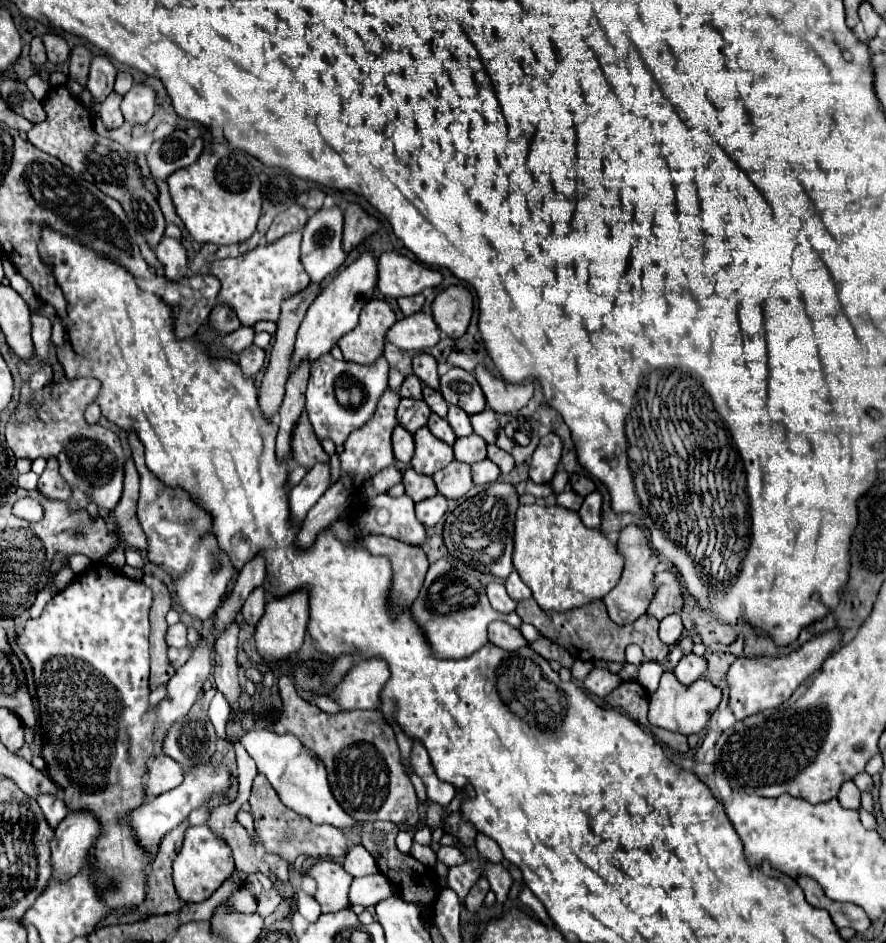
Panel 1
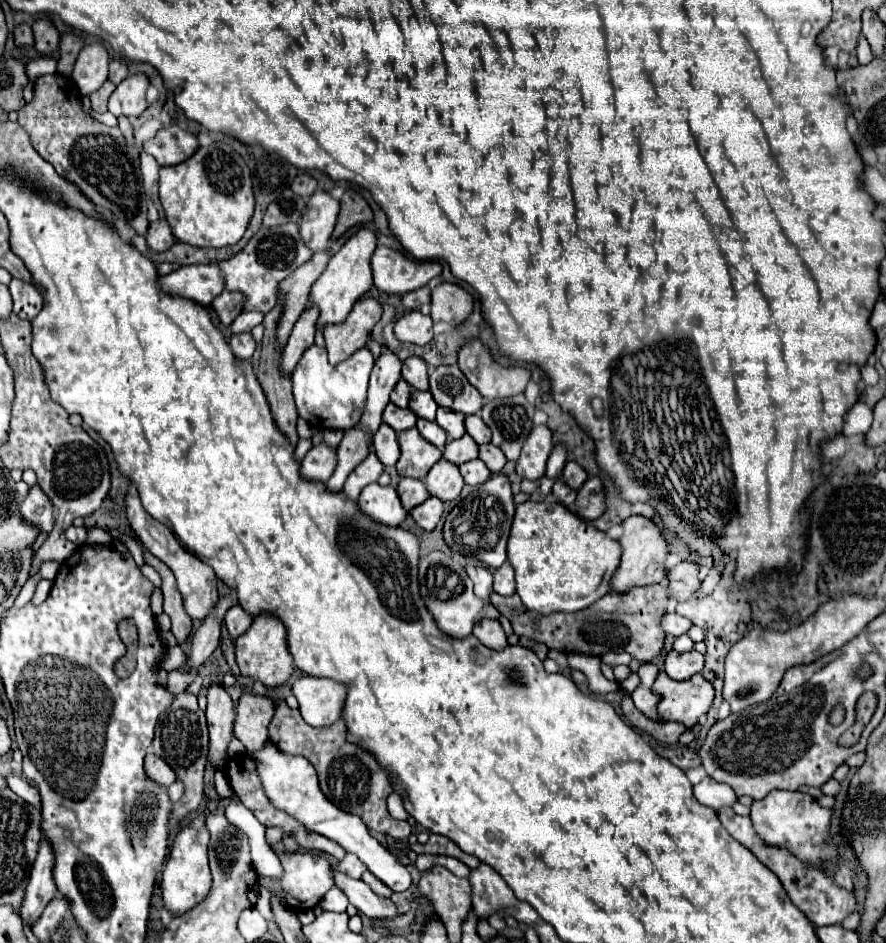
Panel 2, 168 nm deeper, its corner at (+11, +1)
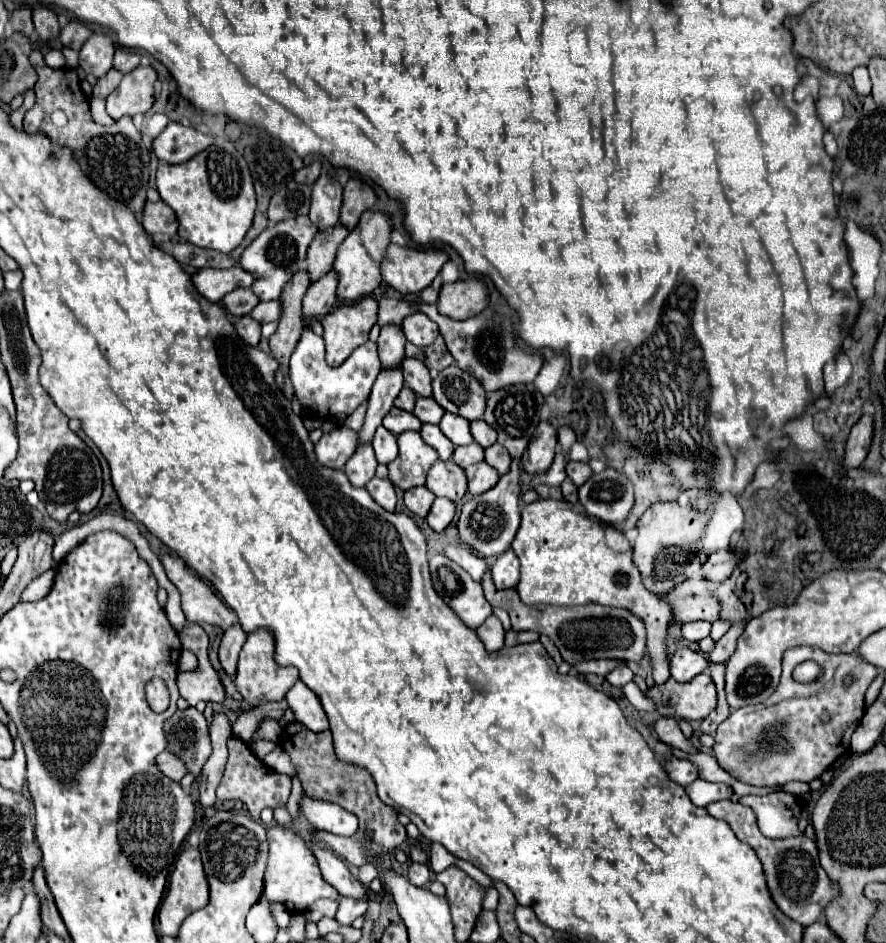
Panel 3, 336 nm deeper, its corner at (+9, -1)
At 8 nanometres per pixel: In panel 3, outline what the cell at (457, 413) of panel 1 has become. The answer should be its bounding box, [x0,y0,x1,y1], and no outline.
[439,412,473,446]

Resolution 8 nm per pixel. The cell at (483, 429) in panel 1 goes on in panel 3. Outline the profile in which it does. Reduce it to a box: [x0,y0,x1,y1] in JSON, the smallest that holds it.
[471,420,497,448]

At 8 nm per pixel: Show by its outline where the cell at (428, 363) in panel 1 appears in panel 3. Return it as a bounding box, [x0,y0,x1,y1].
[401,358,431,396]

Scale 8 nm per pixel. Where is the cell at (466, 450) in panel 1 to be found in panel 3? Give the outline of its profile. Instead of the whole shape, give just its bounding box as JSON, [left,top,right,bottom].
[453,442,483,468]

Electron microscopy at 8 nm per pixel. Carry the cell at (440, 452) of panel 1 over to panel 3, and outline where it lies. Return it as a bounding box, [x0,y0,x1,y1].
[389,432,439,490]

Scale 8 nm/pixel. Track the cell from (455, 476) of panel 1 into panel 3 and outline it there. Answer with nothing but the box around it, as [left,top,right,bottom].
[427,460,467,502]

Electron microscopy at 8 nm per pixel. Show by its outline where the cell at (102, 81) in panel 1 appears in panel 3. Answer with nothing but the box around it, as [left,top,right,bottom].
[79,34,113,78]

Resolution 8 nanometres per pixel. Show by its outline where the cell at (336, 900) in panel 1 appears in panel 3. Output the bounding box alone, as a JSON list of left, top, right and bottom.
[263,826,337,914]

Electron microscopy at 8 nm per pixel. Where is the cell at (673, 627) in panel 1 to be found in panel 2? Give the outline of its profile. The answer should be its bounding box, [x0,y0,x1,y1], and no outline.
[663,612,693,636]

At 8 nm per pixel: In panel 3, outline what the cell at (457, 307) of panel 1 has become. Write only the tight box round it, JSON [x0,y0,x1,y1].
[439,280,487,320]

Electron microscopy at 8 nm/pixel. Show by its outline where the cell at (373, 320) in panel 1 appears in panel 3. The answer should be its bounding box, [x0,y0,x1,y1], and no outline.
[323,298,377,366]

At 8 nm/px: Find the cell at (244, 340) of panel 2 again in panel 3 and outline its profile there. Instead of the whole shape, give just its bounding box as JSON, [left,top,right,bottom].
[235,316,261,346]

